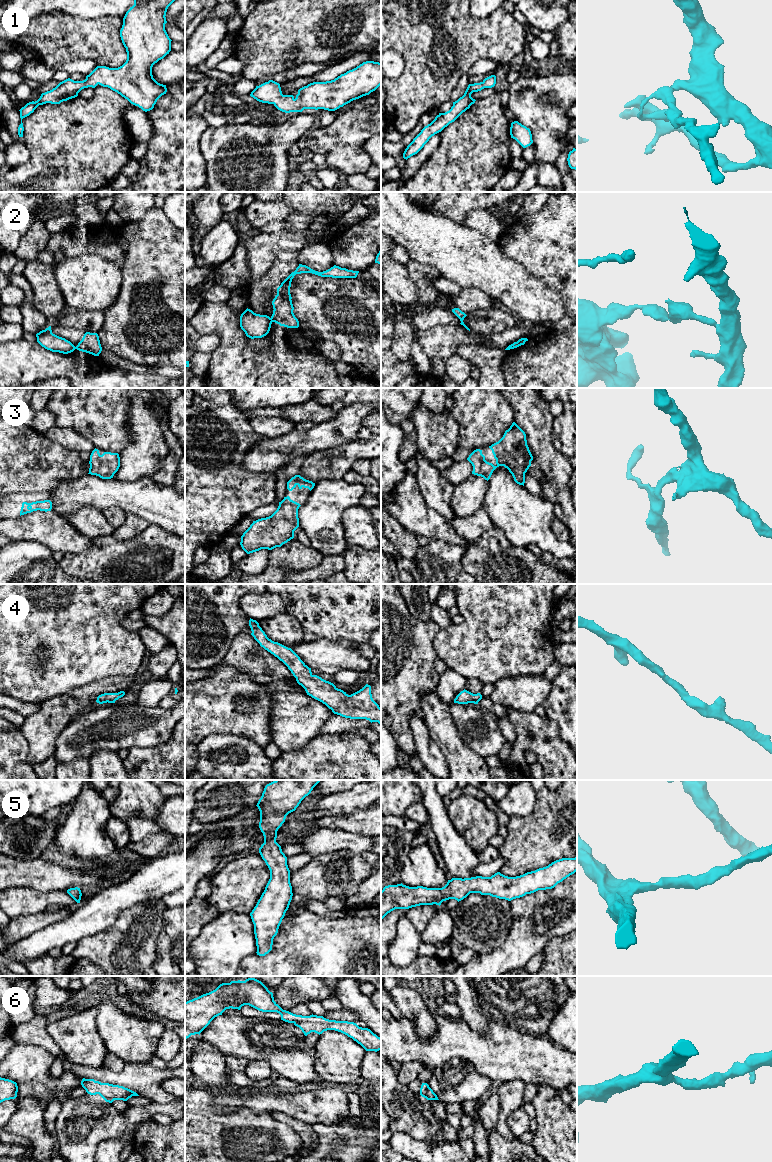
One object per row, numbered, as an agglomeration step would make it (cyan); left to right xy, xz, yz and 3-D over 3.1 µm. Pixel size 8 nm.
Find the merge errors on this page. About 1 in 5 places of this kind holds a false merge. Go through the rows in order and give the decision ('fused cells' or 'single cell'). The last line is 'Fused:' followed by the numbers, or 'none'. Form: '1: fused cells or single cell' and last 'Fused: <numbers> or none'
1: single cell
2: fused cells
3: single cell
4: single cell
5: single cell
6: single cell
Fused: 2

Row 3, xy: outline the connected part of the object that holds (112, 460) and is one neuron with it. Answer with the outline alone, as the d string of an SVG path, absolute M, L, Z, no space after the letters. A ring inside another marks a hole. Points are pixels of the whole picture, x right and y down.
M94 449L90 455L91 475L99 476L102 479L111 479L120 467L120 457L118 453L104 452L102 455L98 449Z

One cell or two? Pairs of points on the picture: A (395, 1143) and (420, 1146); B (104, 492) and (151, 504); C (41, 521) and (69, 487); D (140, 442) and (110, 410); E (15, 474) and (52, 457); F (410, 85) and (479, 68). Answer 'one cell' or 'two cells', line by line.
A: one cell
B: one cell
C: two cells
D: two cells
E: one cell
F: two cells

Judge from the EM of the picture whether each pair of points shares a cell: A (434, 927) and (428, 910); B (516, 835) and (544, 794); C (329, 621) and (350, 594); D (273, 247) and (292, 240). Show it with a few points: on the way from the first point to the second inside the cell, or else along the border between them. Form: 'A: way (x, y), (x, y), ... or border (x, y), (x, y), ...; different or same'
A: border (438, 908), (426, 927), (420, 932); different
B: way (527, 826), (544, 809), (544, 805); same
C: way (330, 614), (343, 601); same
D: way (278, 242), (287, 241); same

